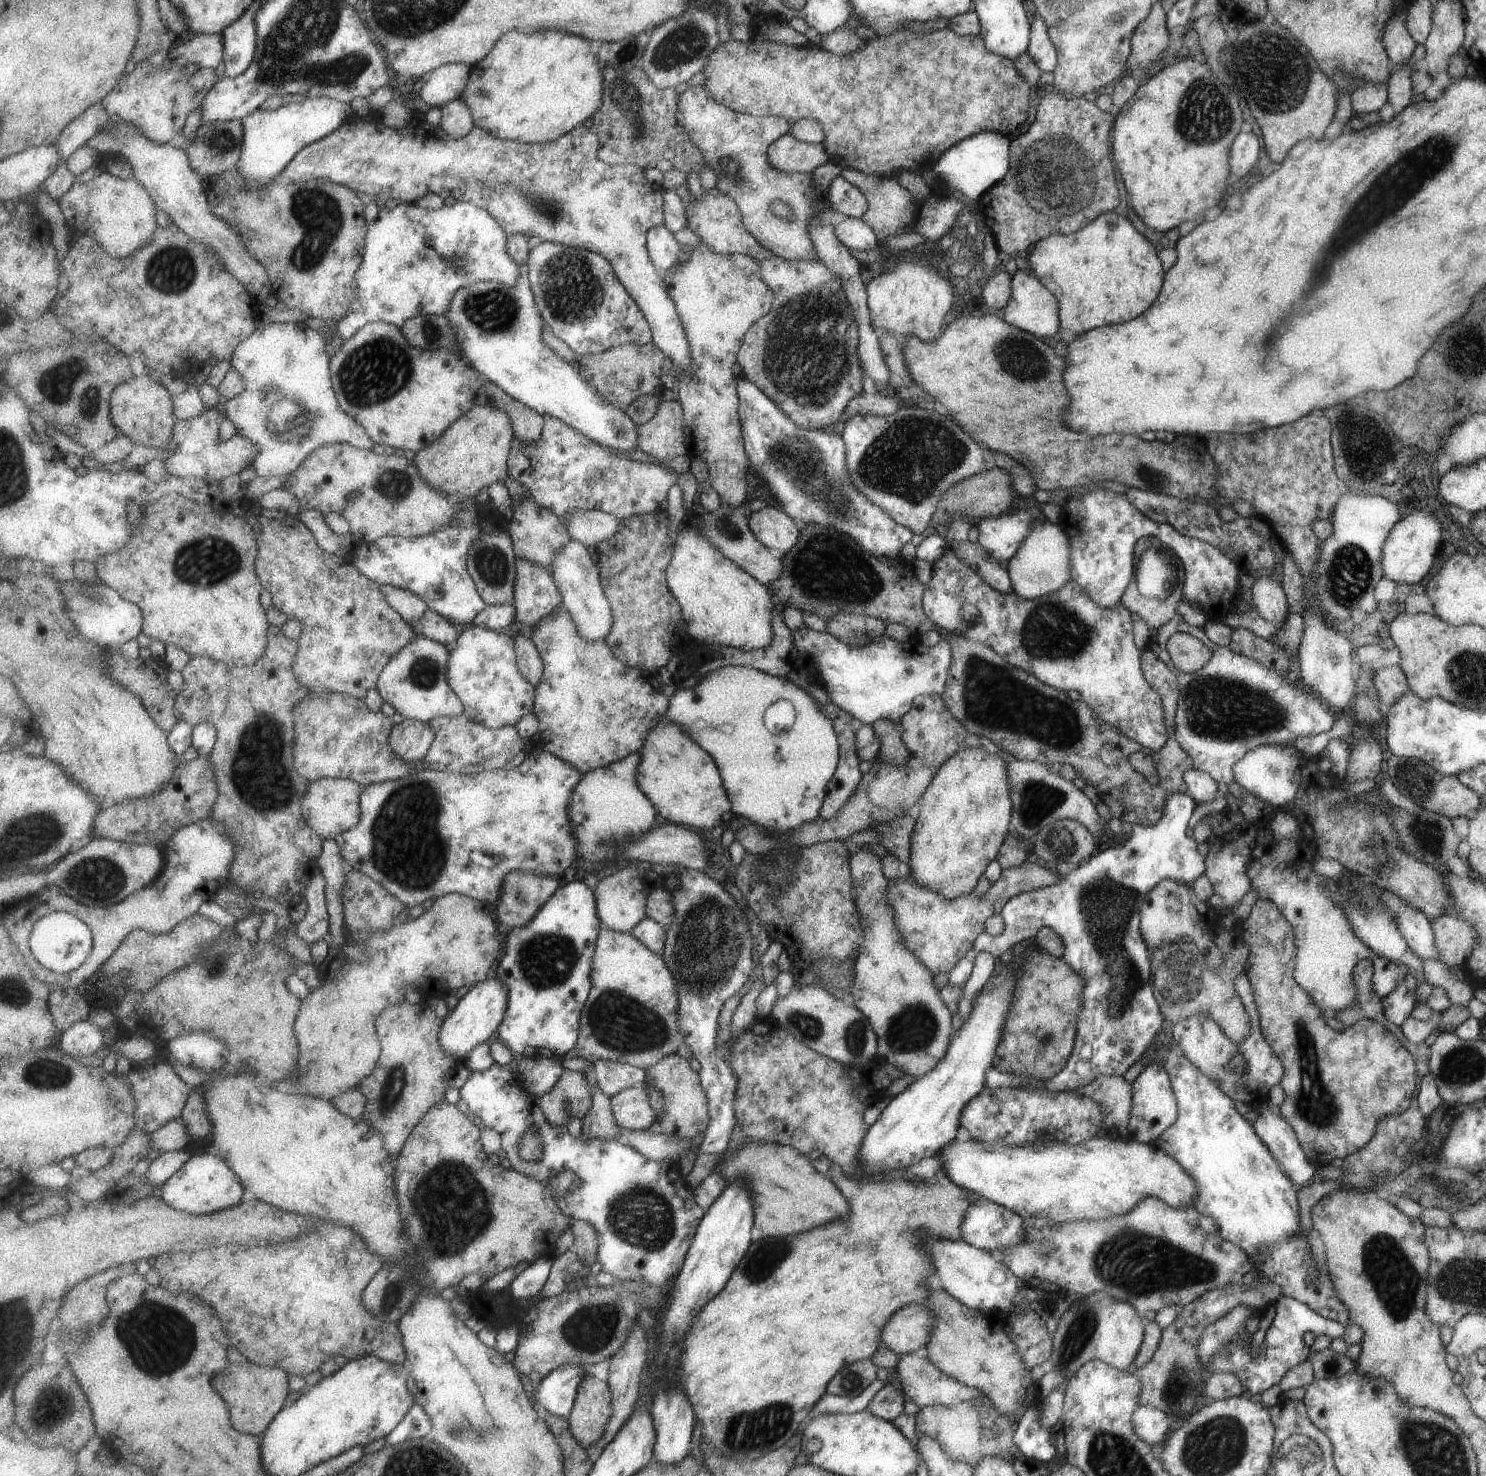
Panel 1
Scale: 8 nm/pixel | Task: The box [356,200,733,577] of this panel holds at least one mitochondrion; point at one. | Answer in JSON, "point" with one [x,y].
{"point":[571,288]}

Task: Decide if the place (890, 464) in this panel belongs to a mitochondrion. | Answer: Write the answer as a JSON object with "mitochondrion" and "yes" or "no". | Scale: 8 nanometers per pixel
{"mitochondrion":"yes"}

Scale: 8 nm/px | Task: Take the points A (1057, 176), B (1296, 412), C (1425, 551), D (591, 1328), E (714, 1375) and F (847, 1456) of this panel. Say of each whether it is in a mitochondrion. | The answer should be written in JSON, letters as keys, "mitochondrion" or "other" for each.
{"A":"mitochondrion","B":"other","C":"other","D":"mitochondrion","E":"other","F":"other"}

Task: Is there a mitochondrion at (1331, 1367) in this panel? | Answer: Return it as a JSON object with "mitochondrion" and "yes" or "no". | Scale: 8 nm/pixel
{"mitochondrion":"no"}

